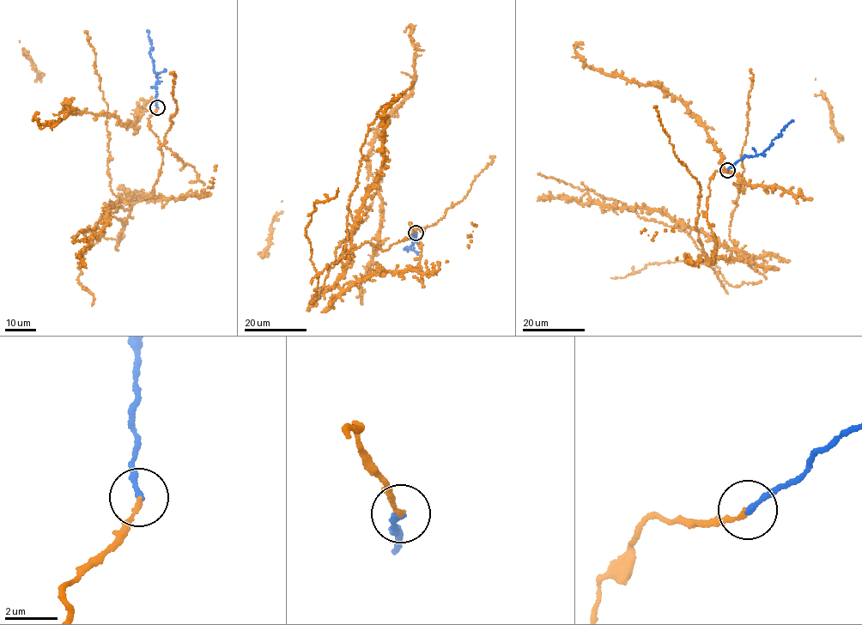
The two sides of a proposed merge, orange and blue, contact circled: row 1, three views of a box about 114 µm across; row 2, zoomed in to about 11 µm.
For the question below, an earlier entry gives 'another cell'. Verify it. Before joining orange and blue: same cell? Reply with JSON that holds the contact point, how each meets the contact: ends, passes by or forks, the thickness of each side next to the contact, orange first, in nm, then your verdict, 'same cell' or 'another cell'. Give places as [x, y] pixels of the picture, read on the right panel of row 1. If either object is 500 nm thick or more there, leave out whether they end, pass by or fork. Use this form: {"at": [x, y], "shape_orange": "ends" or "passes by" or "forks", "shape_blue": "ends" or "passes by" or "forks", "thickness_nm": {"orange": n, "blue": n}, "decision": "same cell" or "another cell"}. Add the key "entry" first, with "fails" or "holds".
{"entry": "fails", "at": [727, 170], "shape_orange": "ends", "shape_blue": "ends", "thickness_nm": {"orange": 160, "blue": 240}, "decision": "same cell"}

